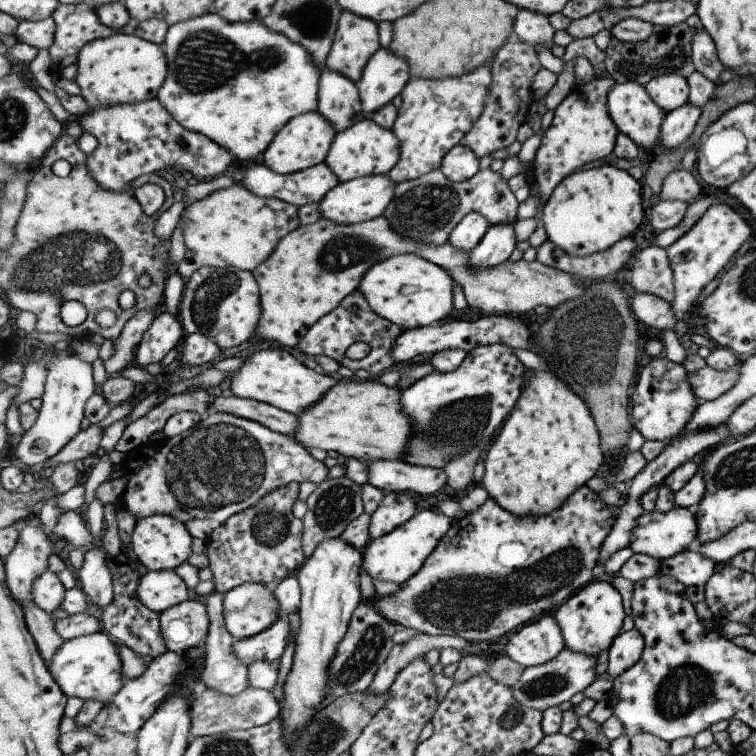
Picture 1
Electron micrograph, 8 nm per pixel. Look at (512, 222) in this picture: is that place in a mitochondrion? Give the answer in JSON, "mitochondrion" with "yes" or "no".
{"mitochondrion":"no"}

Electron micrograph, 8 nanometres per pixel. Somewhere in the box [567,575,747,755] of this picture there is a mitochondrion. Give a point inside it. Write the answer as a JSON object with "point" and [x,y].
{"point":[687,688]}

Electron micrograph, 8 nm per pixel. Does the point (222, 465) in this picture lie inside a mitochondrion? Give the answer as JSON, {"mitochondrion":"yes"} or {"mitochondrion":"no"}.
{"mitochondrion":"yes"}

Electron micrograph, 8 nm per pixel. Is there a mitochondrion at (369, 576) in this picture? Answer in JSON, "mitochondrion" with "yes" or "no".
{"mitochondrion":"no"}

